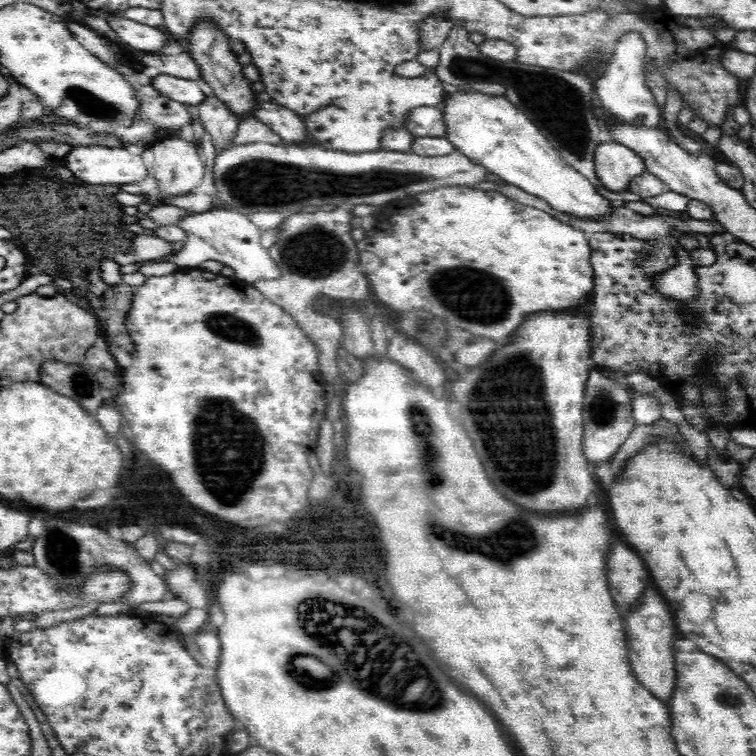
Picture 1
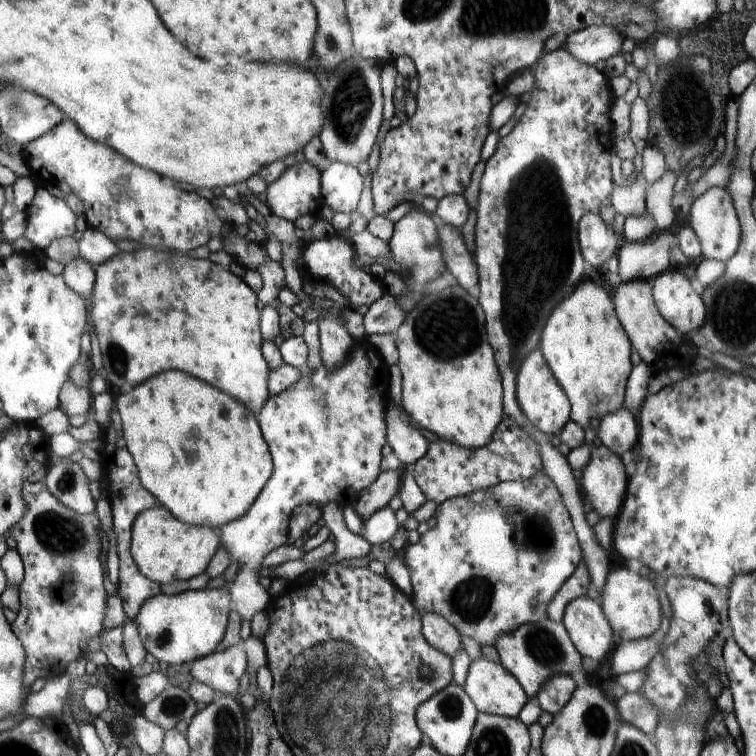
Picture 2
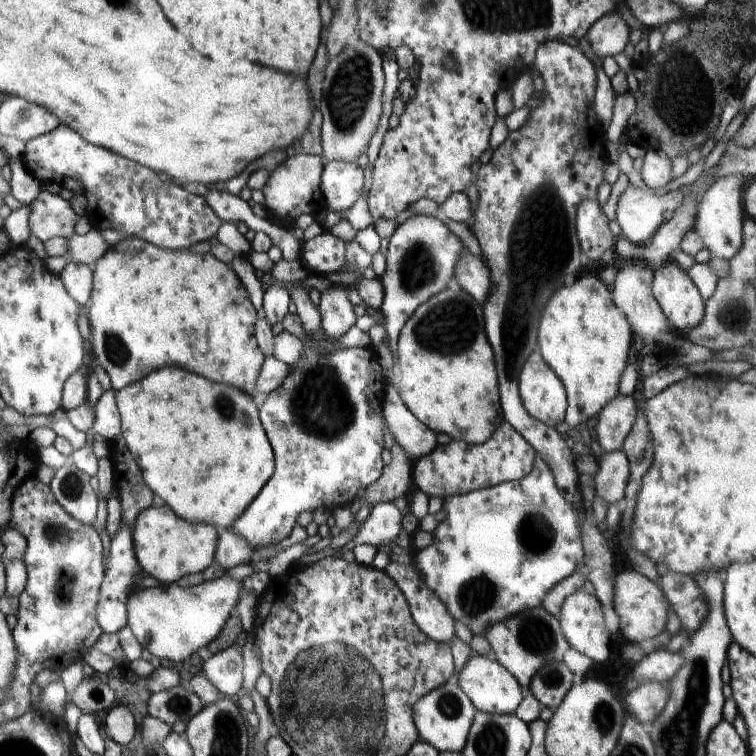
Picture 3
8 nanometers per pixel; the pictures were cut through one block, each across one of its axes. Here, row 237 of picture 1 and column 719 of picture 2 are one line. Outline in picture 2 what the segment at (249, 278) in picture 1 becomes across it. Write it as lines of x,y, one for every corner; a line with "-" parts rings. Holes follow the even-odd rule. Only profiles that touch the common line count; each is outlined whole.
712,186
693,201
690,212
690,227
696,233
705,259
727,261
740,246
741,224
728,190

